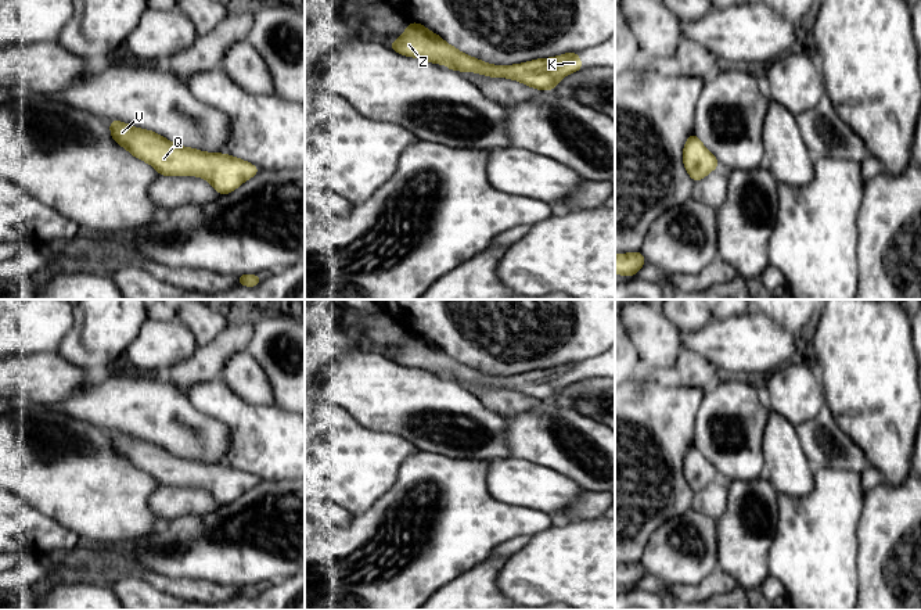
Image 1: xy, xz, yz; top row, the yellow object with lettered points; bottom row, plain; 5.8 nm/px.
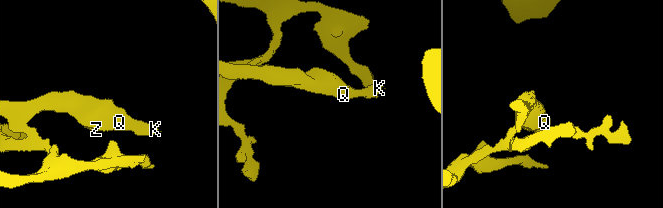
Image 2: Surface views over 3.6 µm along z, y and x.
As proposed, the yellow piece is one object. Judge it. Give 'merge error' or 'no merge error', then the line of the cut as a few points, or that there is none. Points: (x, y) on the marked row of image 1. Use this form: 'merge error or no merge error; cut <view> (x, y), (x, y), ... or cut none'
no merge error; cut none

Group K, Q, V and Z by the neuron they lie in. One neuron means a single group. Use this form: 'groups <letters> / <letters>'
groups K Q V Z

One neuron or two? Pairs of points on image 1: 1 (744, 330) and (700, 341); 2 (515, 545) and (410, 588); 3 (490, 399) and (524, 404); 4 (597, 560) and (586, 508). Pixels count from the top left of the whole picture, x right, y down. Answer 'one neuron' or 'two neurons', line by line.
1: one neuron
2: two neurons
3: one neuron
4: two neurons

